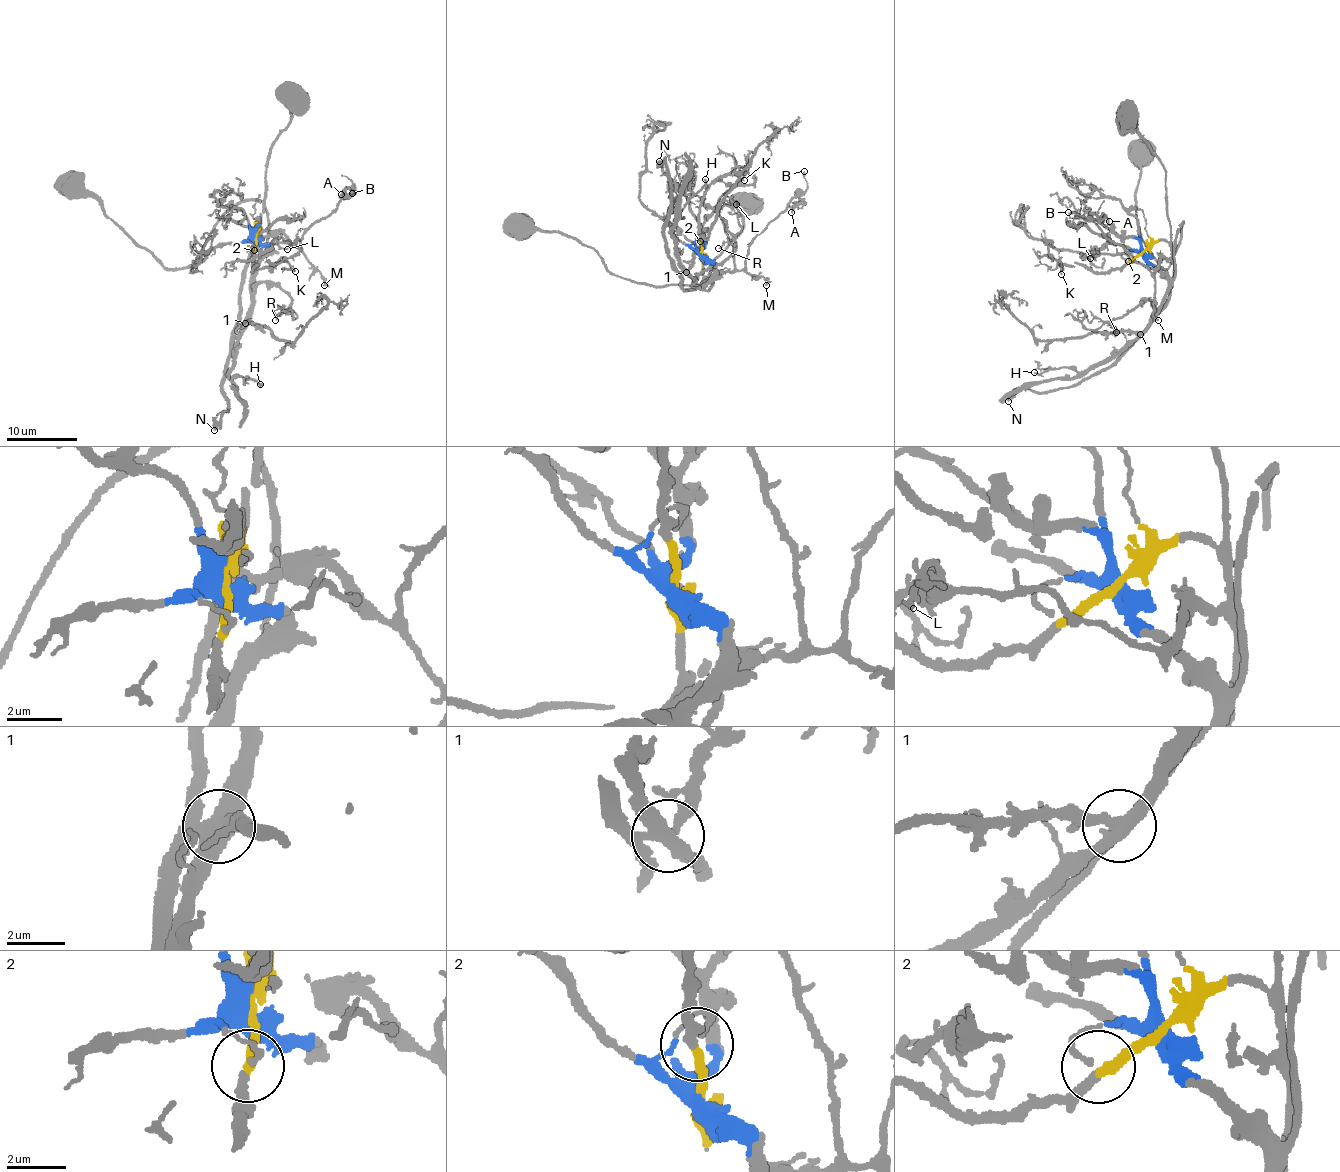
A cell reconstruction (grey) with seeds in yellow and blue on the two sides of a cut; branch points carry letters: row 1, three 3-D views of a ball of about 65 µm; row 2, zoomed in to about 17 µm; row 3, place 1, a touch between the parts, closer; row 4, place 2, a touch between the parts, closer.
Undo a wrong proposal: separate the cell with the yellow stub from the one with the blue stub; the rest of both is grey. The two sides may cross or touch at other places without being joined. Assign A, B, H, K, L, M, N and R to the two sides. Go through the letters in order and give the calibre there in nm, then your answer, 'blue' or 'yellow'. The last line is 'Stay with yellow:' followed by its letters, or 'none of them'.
A: 180 nm thick; yellow
B: 240 nm thick; yellow
H: 160 nm thick; blue
K: 130 nm thick; yellow
L: 160 nm thick; yellow
M: 220 nm thick; yellow
N: 380 nm thick; yellow
R: 130 nm thick; blue
Stay with yellow: A, B, K, L, M, N

